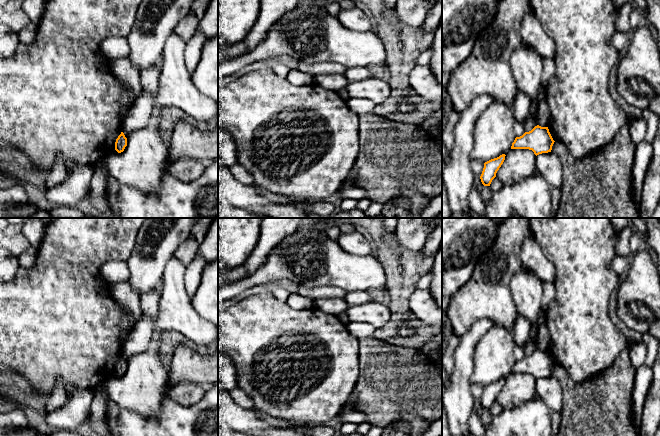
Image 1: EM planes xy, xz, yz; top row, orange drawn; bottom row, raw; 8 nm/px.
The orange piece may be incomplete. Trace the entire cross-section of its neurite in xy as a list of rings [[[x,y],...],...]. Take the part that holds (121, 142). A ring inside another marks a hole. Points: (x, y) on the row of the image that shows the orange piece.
[[[121,132],[121,134],[118,136],[115,142],[115,150],[118,153],[121,153],[124,151],[125,147],[127,146],[127,138],[125,137],[124,133]]]

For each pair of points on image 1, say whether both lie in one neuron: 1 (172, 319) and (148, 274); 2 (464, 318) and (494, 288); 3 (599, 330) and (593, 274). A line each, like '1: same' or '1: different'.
1: different
2: same
3: same

